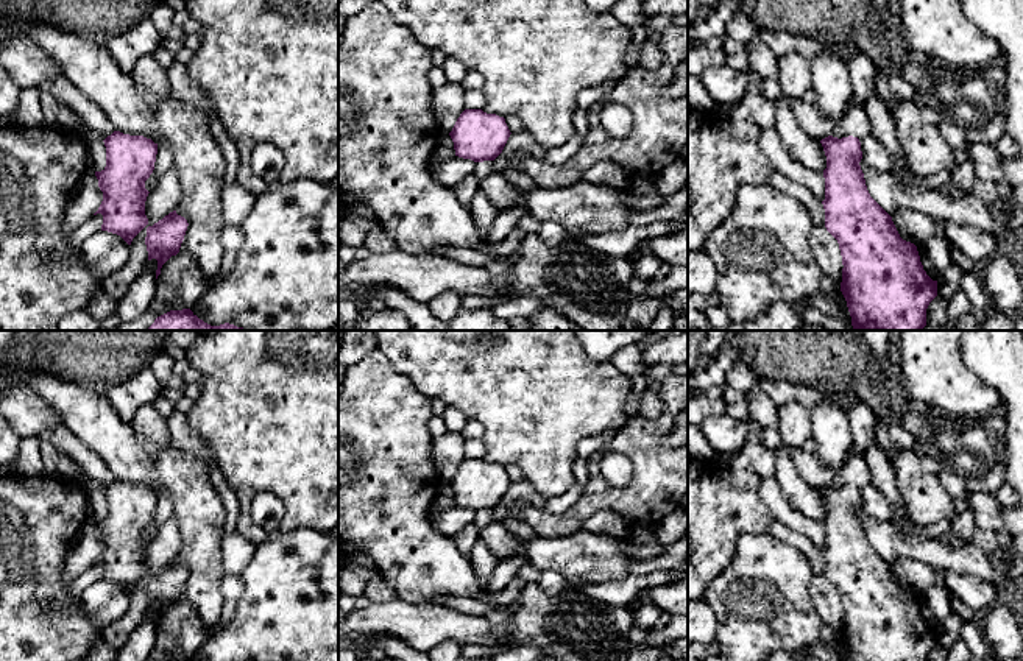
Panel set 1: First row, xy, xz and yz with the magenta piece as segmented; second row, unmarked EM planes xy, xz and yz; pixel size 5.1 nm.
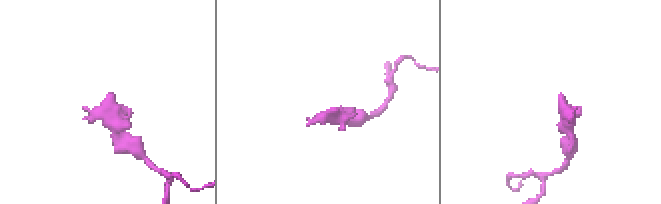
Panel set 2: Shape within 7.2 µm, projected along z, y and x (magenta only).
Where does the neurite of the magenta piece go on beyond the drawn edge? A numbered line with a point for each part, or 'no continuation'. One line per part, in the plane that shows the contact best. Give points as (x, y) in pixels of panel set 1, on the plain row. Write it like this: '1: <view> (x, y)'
no continuation

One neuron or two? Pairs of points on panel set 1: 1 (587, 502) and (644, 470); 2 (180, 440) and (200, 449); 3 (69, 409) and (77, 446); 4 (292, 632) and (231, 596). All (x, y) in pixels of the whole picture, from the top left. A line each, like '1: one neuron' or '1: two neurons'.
1: one neuron
2: one neuron
3: two neurons
4: two neurons

